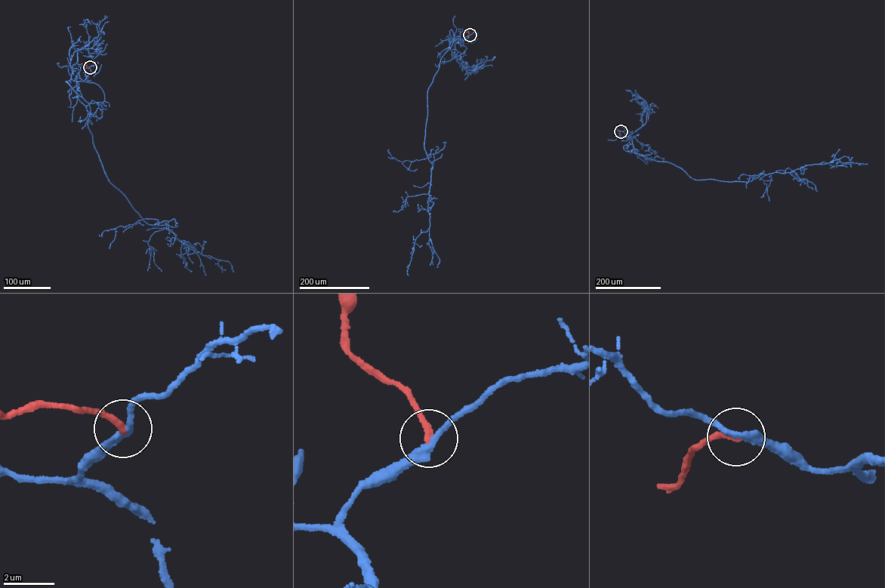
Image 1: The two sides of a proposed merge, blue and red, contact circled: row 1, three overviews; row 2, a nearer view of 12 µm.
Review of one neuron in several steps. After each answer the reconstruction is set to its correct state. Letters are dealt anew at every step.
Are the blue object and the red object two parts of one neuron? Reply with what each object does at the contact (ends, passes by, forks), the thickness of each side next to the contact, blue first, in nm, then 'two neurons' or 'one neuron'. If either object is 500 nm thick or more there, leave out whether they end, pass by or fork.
blue passes by | red ends | 280/240 nm | two neurons

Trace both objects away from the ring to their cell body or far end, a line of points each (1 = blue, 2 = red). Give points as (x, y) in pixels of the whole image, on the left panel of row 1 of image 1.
1: (90, 67), (82, 82), (66, 81), (90, 106), (108, 179), (148, 223), (194, 247), (180, 248), (192, 271)
2: (90, 67), (81, 63)

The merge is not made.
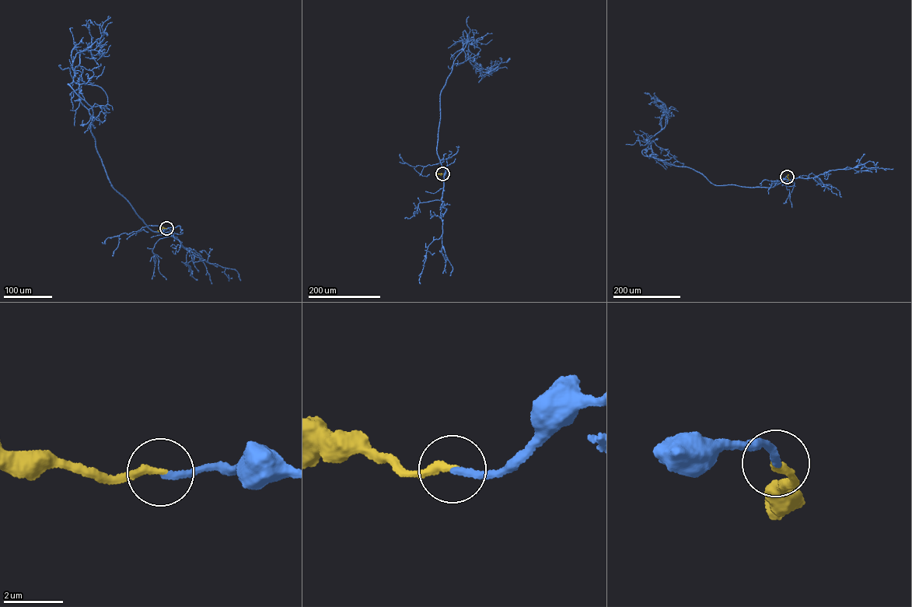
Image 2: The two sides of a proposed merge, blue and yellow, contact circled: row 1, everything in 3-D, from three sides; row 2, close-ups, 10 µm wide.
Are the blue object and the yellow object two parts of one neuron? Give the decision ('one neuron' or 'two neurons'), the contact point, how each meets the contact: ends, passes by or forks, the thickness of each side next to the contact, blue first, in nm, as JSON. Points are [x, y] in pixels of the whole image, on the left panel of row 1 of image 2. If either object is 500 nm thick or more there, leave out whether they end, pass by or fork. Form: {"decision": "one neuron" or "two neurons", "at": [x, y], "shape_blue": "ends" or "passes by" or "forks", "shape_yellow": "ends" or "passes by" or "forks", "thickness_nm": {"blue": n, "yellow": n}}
{"decision": "one neuron", "at": [166, 228], "shape_blue": "ends", "shape_yellow": "ends", "thickness_nm": {"blue": 220, "yellow": 280}}

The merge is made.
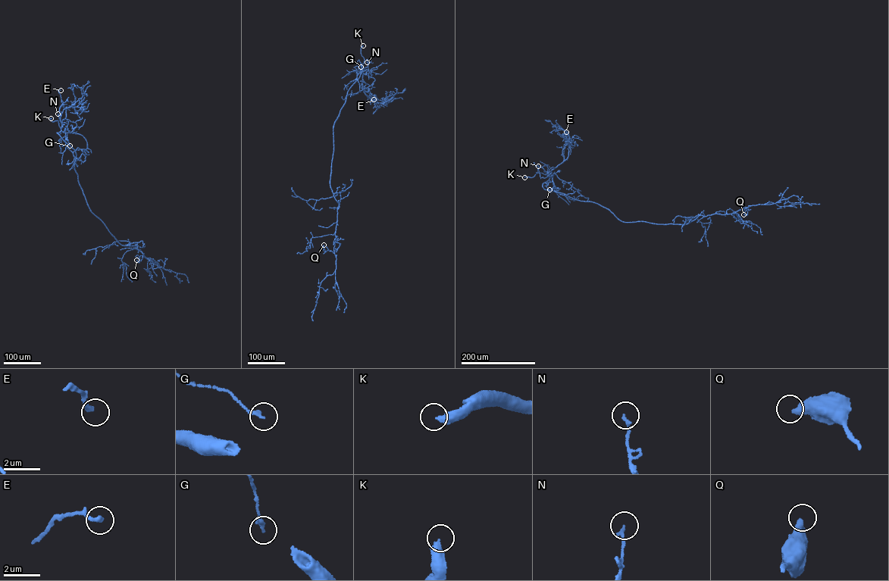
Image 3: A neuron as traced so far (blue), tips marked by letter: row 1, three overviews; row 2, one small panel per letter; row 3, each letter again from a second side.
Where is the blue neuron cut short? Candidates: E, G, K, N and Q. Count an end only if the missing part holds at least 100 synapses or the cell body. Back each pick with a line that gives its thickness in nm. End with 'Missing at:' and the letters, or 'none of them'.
K: 380 nm thick
Missing at: K

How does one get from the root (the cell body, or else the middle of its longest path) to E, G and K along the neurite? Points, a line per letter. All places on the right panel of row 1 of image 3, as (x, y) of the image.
E: (633, 222), (623, 222), (596, 204), (580, 201), (543, 187), (551, 170), (563, 162), (566, 132)
G: (633, 222), (623, 222), (596, 204), (545, 189), (543, 183), (552, 176), (552, 181), (546, 185), (549, 189)
K: (633, 222), (623, 222), (596, 204), (545, 189), (542, 185), (549, 176), (539, 172), (533, 177), (524, 177)

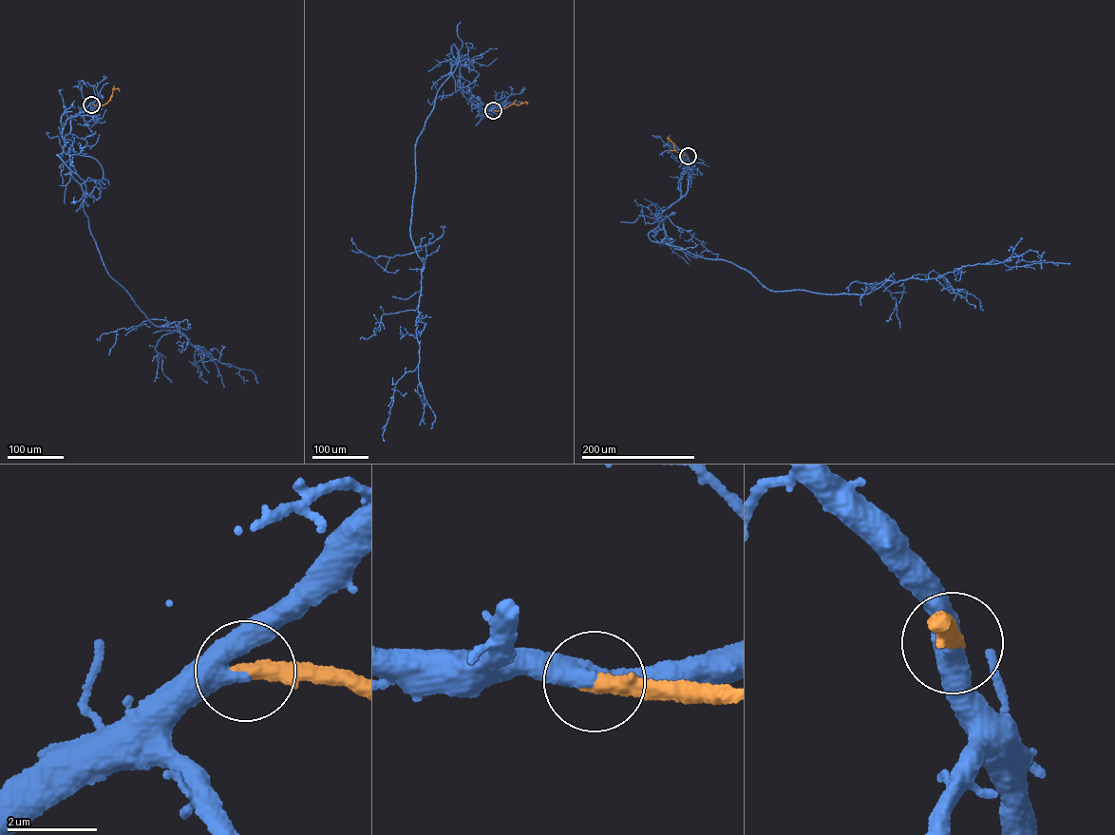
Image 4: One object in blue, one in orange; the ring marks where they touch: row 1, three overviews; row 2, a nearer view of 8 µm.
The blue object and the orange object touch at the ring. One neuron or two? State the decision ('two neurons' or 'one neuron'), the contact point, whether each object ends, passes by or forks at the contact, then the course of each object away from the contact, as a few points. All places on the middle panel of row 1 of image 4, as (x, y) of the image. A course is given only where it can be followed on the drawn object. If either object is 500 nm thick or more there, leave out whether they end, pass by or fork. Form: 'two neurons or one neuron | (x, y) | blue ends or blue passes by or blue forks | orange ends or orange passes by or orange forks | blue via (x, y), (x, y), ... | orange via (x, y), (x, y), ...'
one neuron | (493, 110) | blue passes by | orange ends | blue via (493, 110), (463, 95), (453, 44), (458, 64), (415, 147), (419, 363), (396, 384), (384, 441) | orange via (493, 110), (514, 104), (526, 104)

